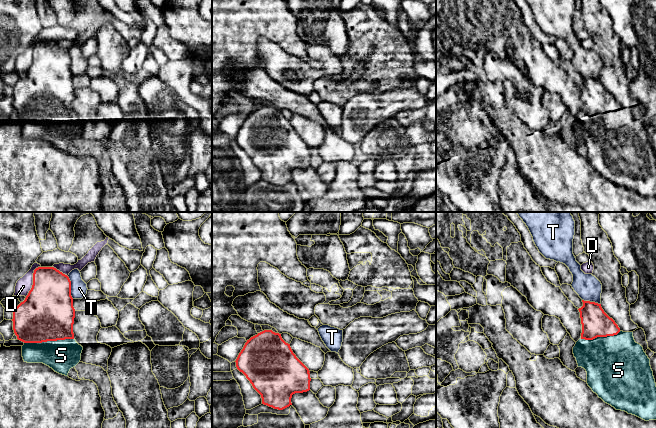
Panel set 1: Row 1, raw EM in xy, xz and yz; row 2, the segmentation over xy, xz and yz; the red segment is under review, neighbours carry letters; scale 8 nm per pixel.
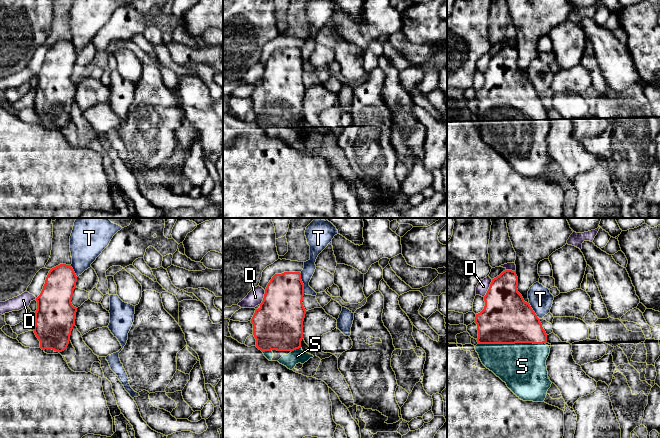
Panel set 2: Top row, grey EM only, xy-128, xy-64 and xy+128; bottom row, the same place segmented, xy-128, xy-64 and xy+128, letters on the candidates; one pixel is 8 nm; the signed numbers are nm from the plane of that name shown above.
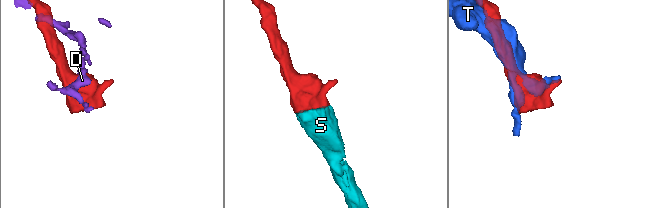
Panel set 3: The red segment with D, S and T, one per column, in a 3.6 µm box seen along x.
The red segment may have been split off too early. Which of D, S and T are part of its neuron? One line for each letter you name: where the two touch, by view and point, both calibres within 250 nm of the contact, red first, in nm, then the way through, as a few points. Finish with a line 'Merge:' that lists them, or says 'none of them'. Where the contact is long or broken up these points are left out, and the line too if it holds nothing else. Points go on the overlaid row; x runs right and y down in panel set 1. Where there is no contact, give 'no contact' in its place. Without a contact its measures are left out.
S: meets red in xy at (48, 340); 440 nm thick on the red side, 260 nm on the other
Merge: S

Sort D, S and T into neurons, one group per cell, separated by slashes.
D / S / T

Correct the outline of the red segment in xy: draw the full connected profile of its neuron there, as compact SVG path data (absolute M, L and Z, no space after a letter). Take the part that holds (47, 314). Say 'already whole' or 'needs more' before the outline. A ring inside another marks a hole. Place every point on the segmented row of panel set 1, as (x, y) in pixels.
needs more; M38 267L33 273L33 285L25 300L13 310L13 330L17 339L22 341L22 357L27 363L43 363L55 372L68 376L71 368L81 360L83 347L74 339L73 324L75 309L71 296L69 277L54 267Z

